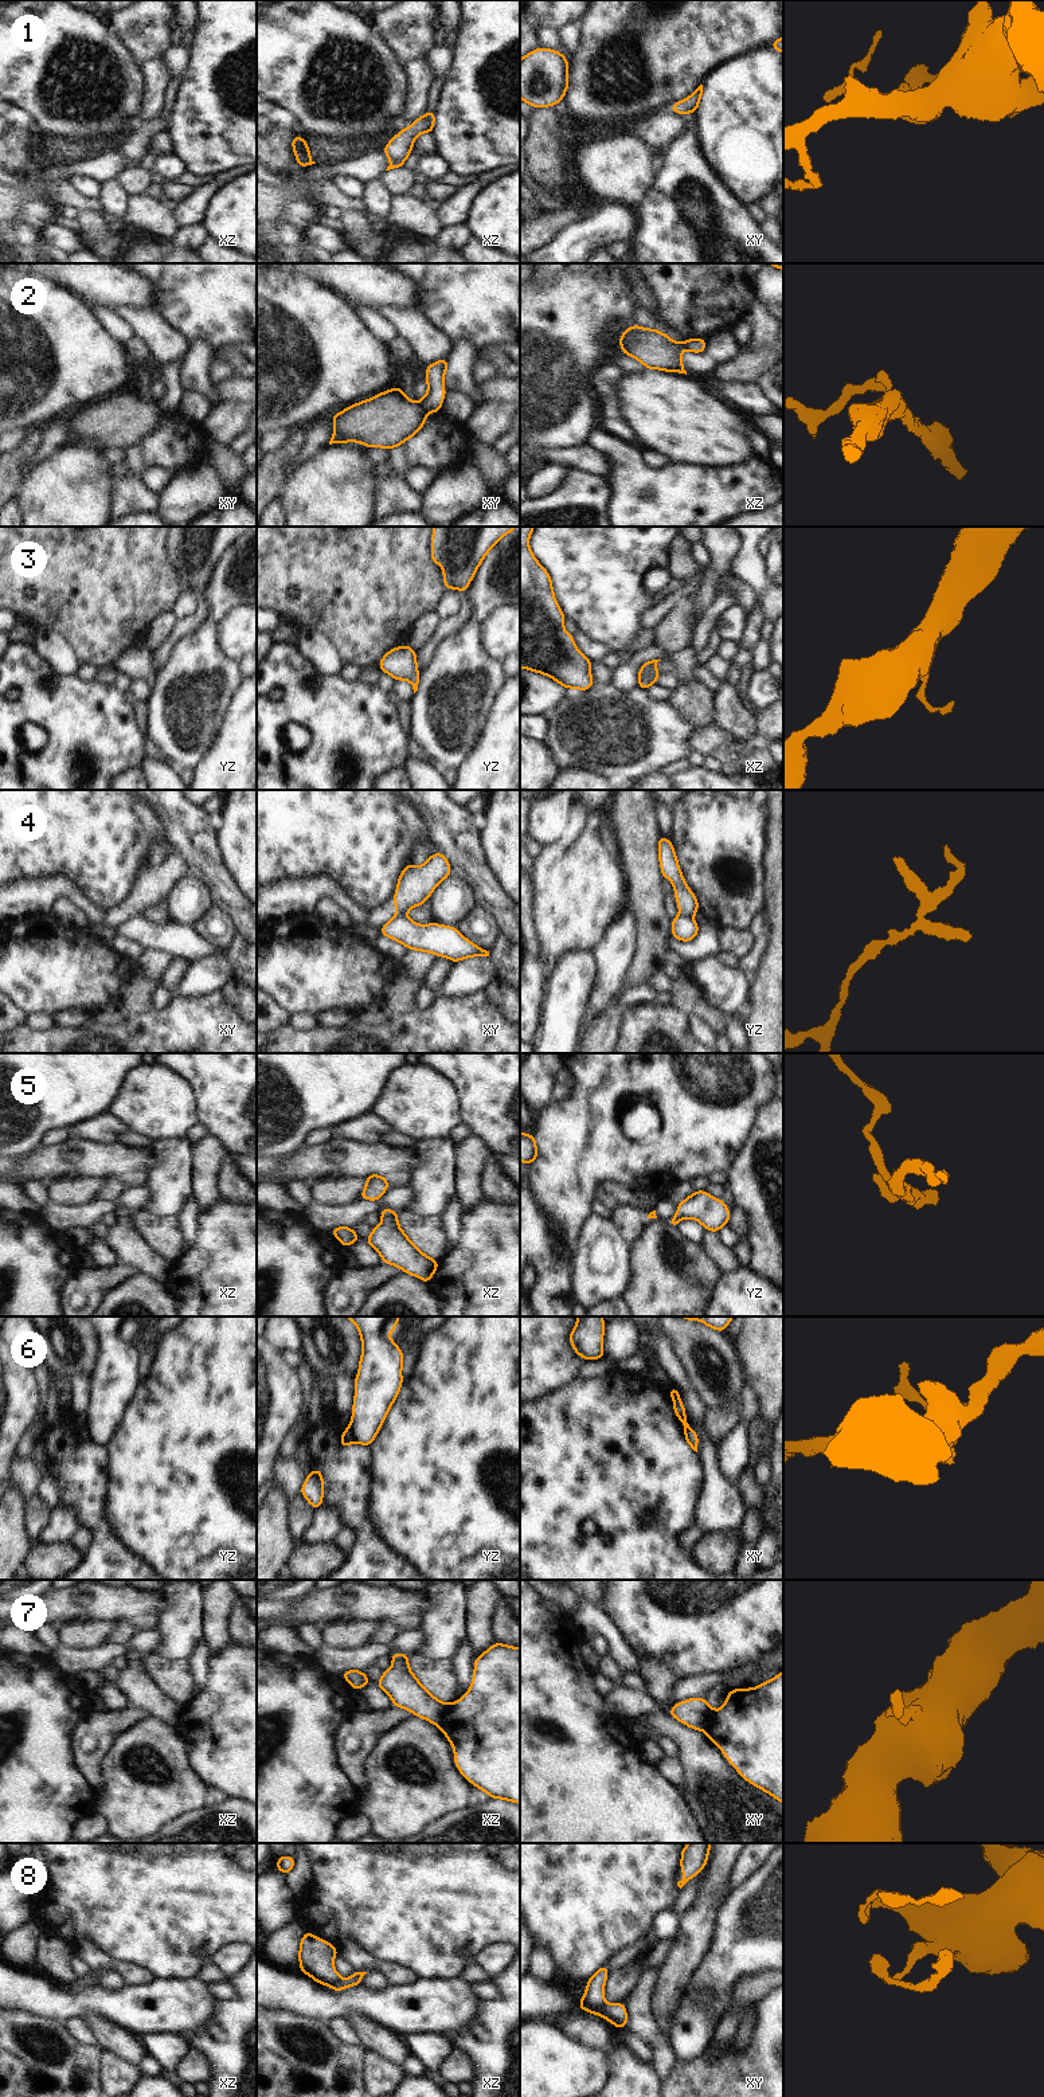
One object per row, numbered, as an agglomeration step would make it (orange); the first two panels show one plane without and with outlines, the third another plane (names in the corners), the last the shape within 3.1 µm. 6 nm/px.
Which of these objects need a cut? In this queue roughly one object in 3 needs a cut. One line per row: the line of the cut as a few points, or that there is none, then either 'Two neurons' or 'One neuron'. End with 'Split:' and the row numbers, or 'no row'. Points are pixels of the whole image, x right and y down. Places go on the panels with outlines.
1: No split. One neuron
2: Split along xy (418, 402), (426, 413). Two neurons
3: No split. One neuron
4: Split along yz (681, 912), (691, 918). Two neurons
5: No split. One neuron
6: Split along yz (348, 1427), (356, 1440). Two neurons
7: Split along xz (450, 1705), (438, 1725). Two neurons
8: Split along xy (603, 2002), (595, 2013). Two neurons
Split: 2, 4, 6, 7, 8.

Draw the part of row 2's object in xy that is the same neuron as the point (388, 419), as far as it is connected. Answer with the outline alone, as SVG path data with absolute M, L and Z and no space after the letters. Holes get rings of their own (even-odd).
M396 387L331 416L335 433L329 445L360 442L367 447L391 450L414 437L425 425L426 416L421 403L411 402Z

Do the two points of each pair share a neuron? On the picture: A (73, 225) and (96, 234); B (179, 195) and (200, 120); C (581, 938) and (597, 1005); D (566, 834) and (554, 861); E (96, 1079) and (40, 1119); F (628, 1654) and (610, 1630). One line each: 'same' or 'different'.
A: different
B: different
C: different
D: different
E: same
F: same

